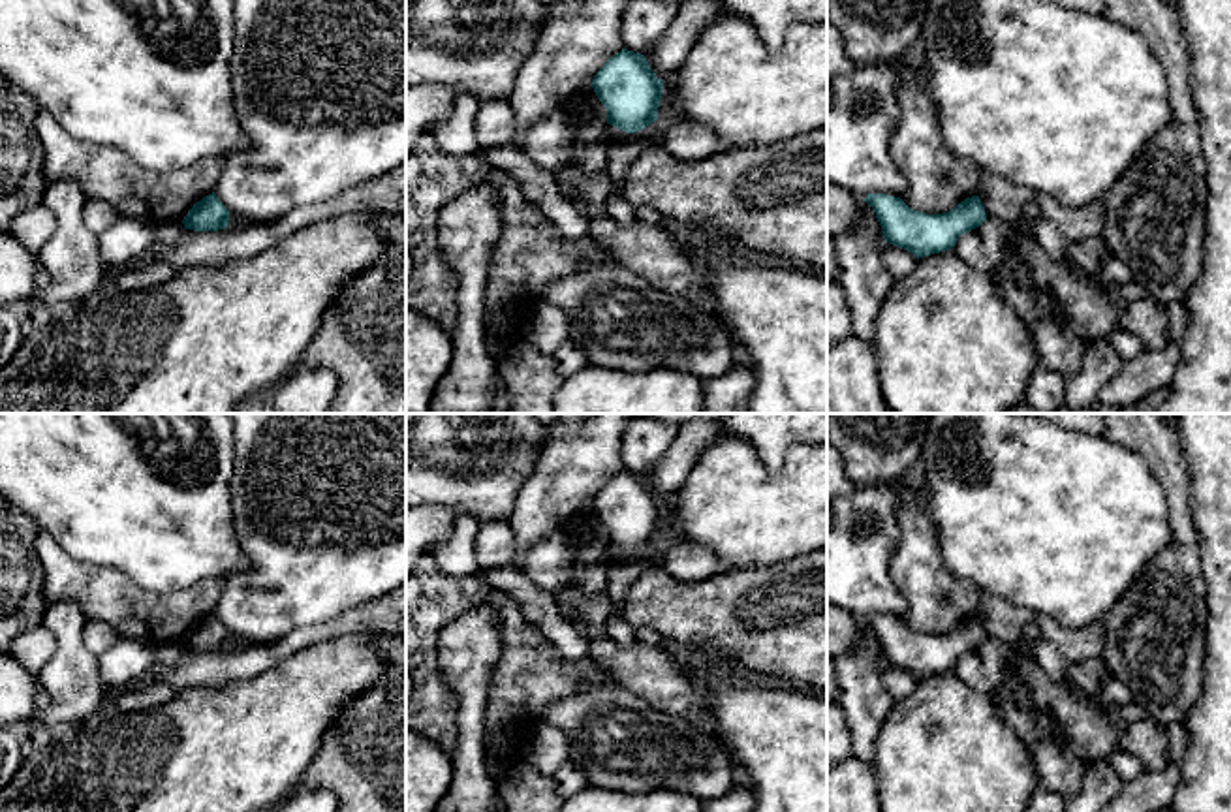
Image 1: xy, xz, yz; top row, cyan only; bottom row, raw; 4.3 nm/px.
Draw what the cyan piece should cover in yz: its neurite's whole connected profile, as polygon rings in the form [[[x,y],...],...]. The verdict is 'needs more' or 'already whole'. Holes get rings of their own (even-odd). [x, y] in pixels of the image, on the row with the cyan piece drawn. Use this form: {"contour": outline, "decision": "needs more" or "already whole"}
{"contour": [[[868,194],[863,201],[874,209],[885,242],[912,252],[917,259],[951,250],[960,235],[987,220],[979,195],[966,197],[942,214],[913,211],[887,194]]], "decision": "already whole"}

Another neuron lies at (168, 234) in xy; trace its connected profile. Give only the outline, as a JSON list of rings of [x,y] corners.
[[[180,220],[154,226],[156,248],[165,250],[173,246],[182,235],[182,231],[184,231],[184,224]]]

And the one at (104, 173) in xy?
[[[39,109],[34,128],[45,147],[47,182],[71,179],[86,199],[100,199],[120,216],[160,226],[184,220],[188,211],[214,192],[224,160],[205,158],[177,171],[148,171],[113,147],[100,147],[70,135]]]

